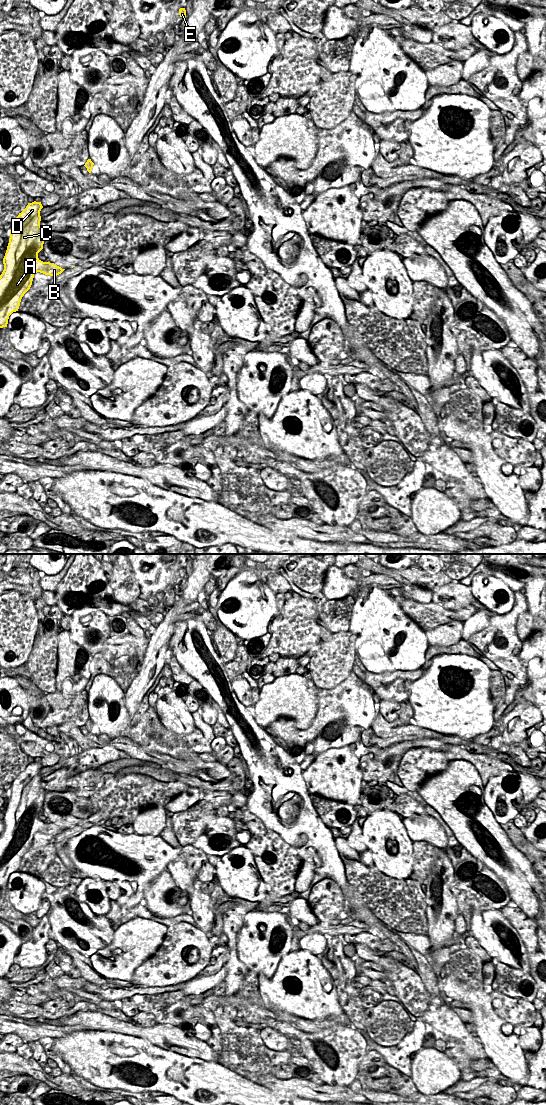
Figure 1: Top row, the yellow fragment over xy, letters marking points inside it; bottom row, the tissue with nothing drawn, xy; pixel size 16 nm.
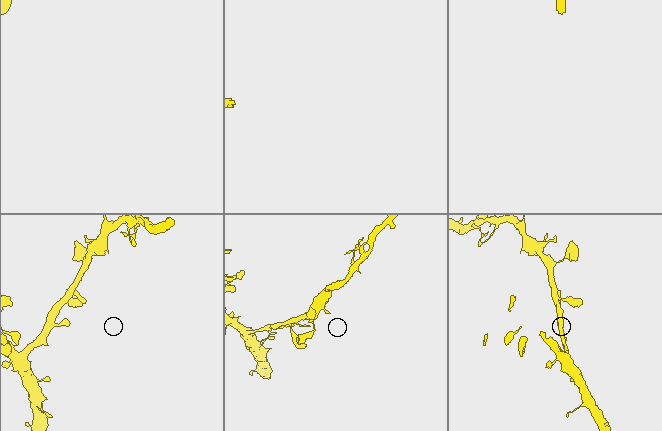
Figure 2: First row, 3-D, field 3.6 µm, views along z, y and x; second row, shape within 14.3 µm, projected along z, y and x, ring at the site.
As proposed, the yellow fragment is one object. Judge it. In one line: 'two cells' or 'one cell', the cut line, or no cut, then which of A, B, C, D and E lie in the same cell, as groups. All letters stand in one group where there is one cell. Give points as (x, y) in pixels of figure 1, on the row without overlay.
one cell | no cut | A B C D E

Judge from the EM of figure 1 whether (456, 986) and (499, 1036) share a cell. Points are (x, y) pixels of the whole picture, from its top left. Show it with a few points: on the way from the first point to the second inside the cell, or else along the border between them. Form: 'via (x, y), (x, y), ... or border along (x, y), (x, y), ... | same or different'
via (469, 998), (484, 1013), (487, 1023) | same

